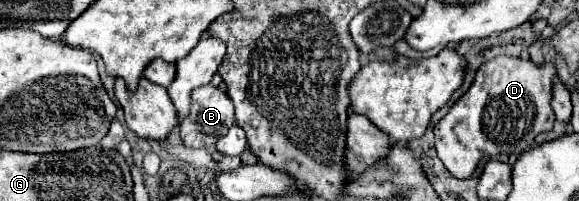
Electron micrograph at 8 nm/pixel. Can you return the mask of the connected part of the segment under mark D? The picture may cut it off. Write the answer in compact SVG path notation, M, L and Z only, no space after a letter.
M496 56L484 62L472 86L464 96L456 100L450 112L434 126L436 152L448 172L456 178L470 178L482 158L484 148L530 148L534 138L542 132L550 132L556 116L550 106L552 88L556 78L556 66L534 64L532 60L514 56Z

